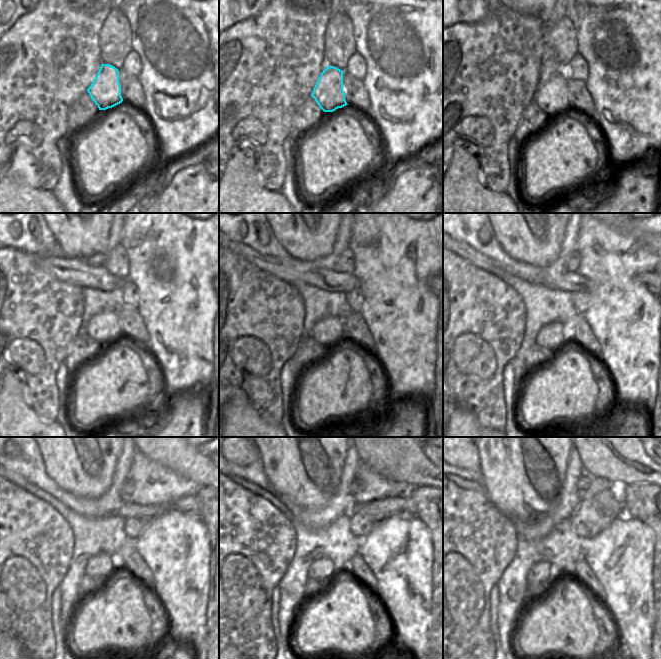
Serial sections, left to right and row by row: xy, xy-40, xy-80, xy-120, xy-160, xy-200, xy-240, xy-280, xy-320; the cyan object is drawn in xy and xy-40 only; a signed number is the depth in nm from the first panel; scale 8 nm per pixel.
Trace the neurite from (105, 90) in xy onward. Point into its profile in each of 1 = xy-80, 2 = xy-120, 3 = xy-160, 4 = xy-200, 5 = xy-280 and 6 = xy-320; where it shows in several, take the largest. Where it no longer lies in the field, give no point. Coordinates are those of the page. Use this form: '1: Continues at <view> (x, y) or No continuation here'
1: Continues at xy-80 (551, 97)
2: Continues at xy-120 (104, 327)
3: Continues at xy-160 (328, 331)
4: Continues at xy-200 (550, 336)
5: Continues at xy-280 (324, 568)
6: Continues at xy-320 (541, 571).

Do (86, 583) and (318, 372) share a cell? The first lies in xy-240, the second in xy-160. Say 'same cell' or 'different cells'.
different cells

